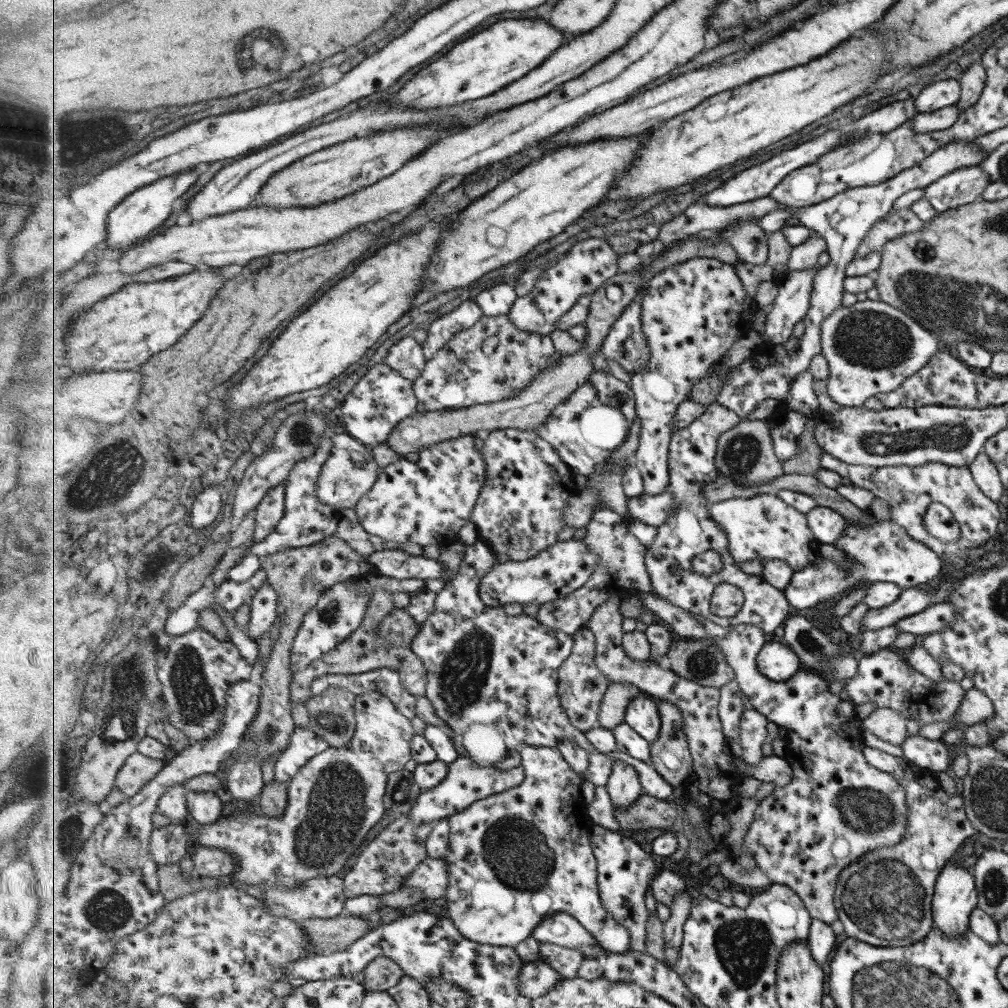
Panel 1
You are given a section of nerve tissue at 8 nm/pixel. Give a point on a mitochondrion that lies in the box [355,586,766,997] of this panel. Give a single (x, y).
(515, 851)

